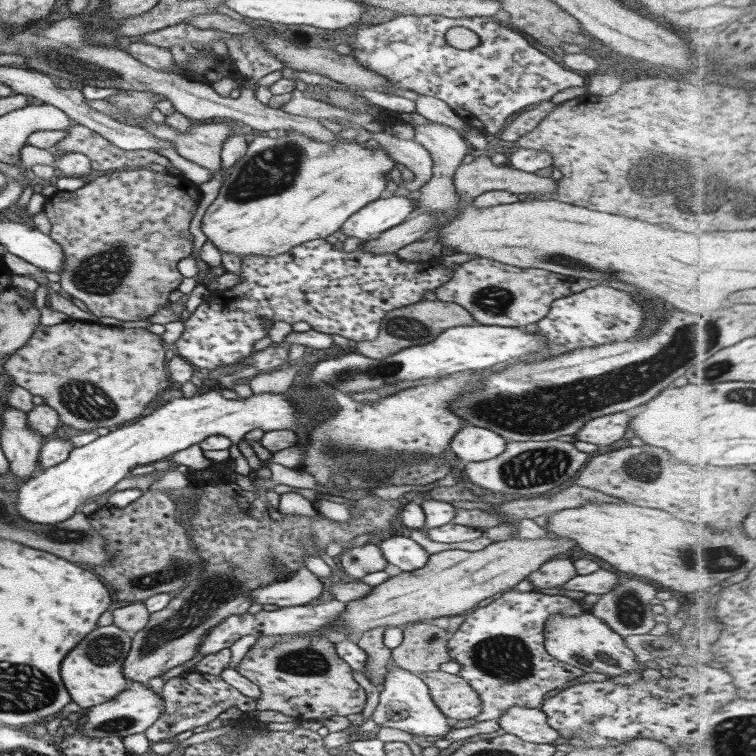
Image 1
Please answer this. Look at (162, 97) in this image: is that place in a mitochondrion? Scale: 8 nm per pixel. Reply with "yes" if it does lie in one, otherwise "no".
no

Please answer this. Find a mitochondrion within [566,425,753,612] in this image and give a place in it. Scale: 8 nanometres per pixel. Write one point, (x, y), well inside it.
(723, 559)

